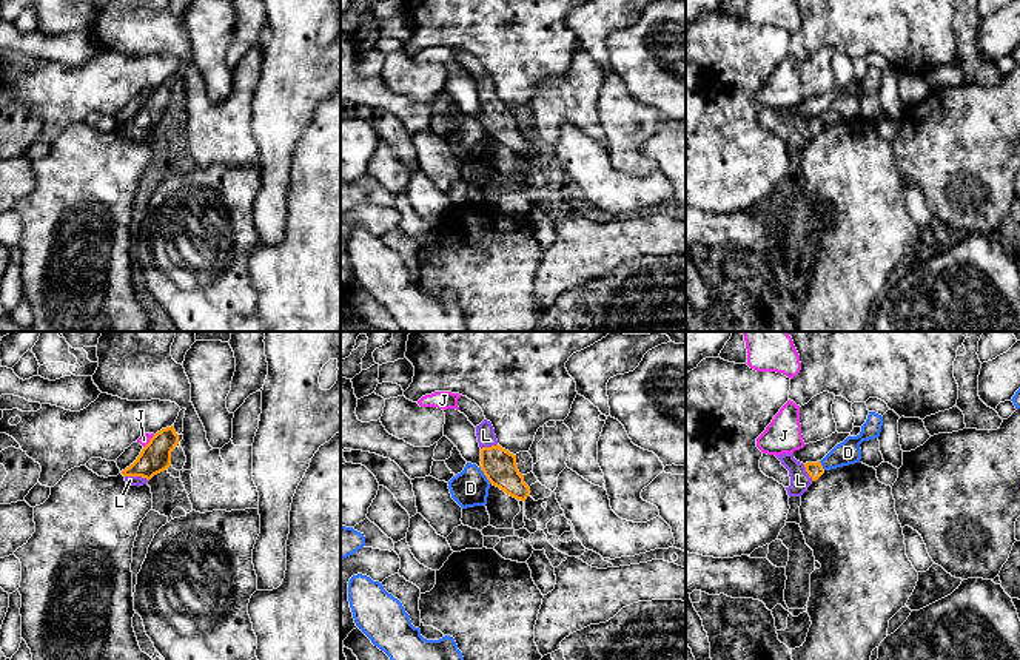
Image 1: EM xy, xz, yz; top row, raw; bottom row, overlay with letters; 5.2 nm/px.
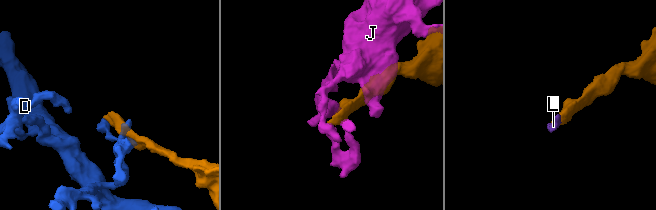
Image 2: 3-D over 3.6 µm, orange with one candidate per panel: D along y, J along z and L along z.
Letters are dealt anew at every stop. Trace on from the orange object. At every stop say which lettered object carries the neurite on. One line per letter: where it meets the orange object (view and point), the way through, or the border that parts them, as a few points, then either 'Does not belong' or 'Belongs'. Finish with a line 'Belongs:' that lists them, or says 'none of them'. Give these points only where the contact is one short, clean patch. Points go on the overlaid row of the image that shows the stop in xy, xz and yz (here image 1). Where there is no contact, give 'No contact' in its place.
D: Touches orange at xz (484, 474). Boundary: xz (479, 466), (490, 483). Does not belong
J: Touches orange at xy (150, 441). Boundary: xy (154, 435), (144, 447). Does not belong
L: Touches orange at xy (137, 475). Path across: xy (156, 457), (137, 475), (130, 480). Belongs
Belongs: L

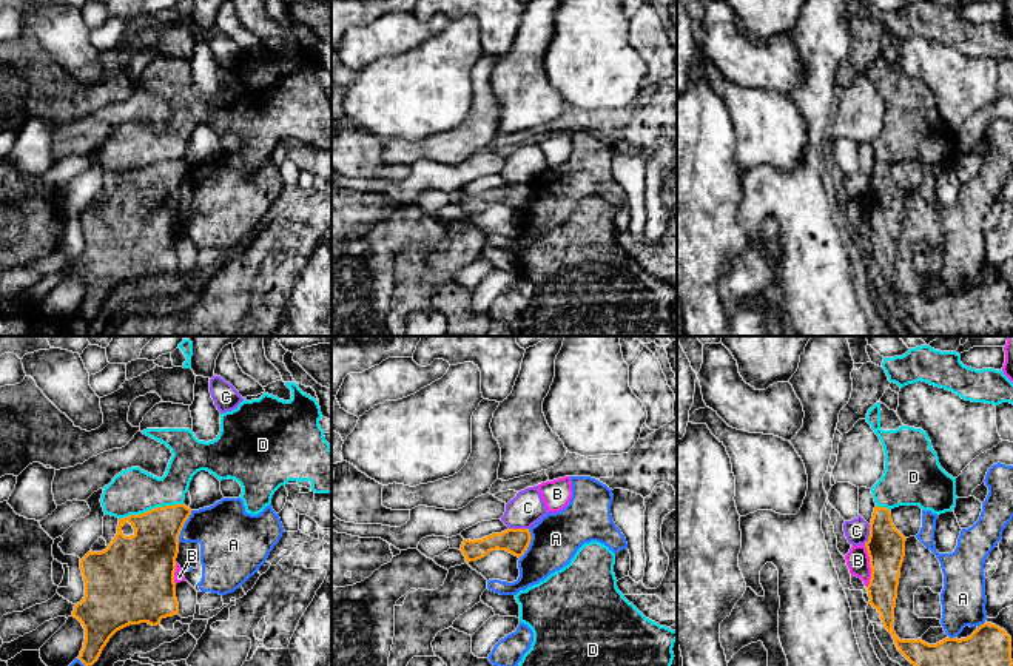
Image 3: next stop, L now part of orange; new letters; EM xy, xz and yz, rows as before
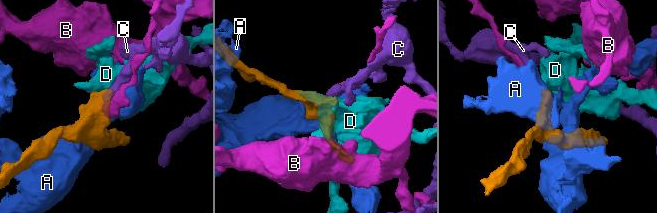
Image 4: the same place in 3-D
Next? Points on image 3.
A: Touches orange at xy (182, 526). Does not belong
B: Touches orange at yz (870, 566). Boundary: yz (864, 544), (870, 568), (870, 583), (867, 586). Does not belong
C: Touches orange at xz (518, 529). Does not belong
D: Touches orange at xy (151, 509). Boundary: xy (182, 503), (151, 507), (119, 520). Does not belong
Belongs: none of them

